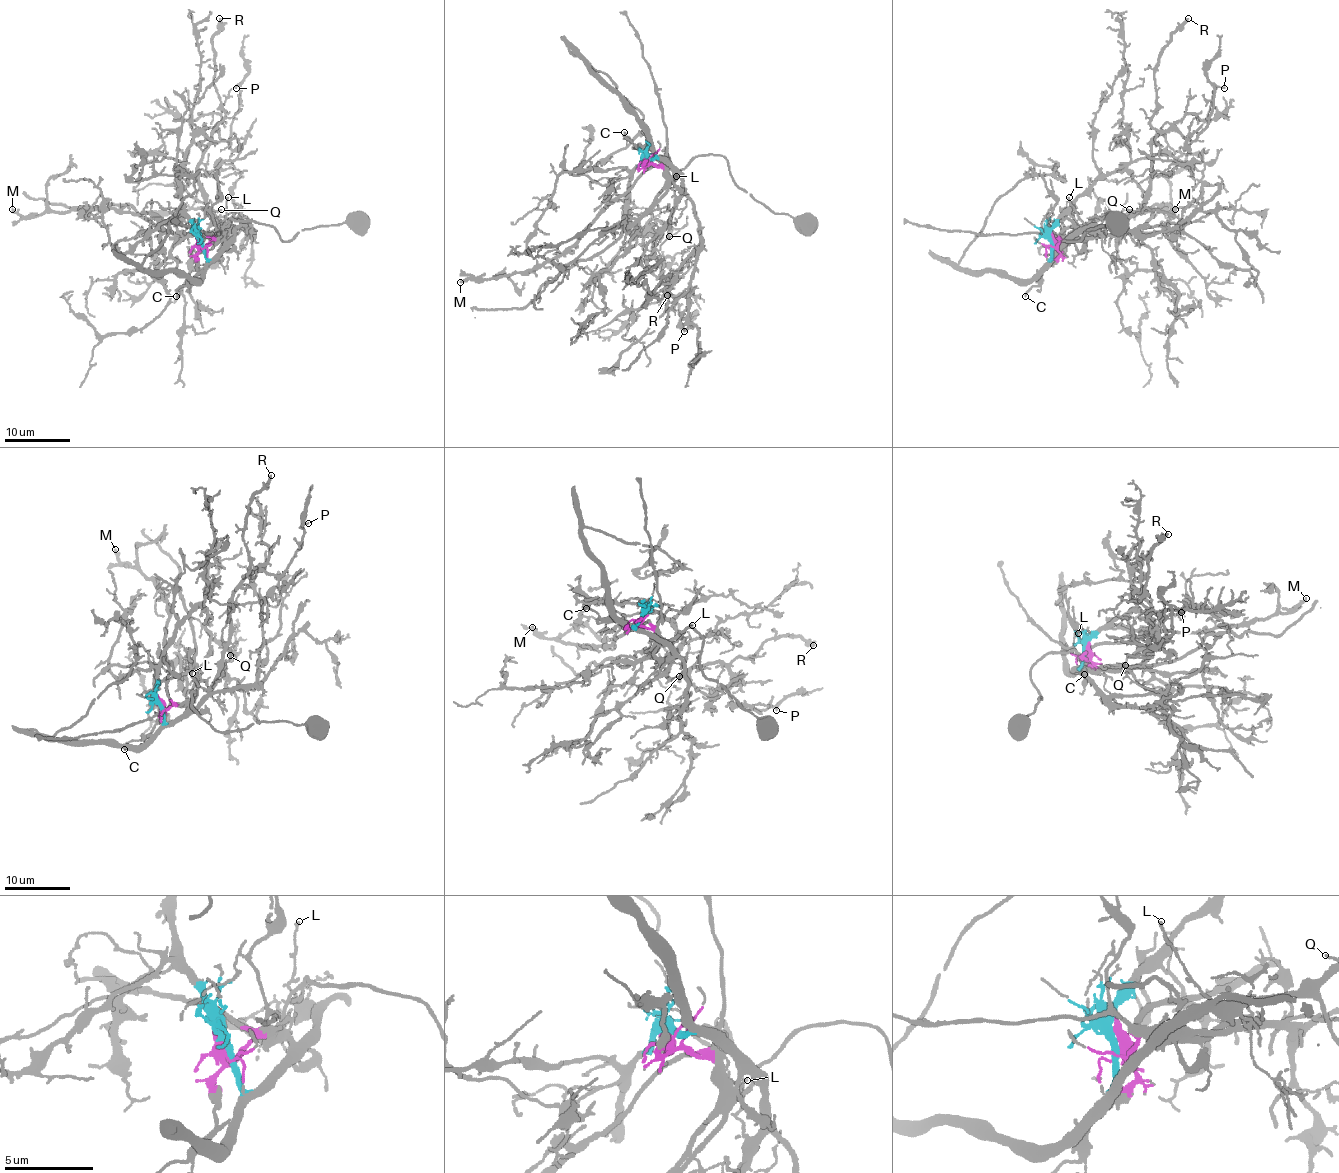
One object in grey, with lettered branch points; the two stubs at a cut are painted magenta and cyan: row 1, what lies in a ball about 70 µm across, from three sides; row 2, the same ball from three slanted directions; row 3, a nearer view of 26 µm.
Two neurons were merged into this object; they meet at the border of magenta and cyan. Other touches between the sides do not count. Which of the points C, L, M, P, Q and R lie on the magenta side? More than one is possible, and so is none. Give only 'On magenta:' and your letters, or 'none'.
On magenta: C, M

